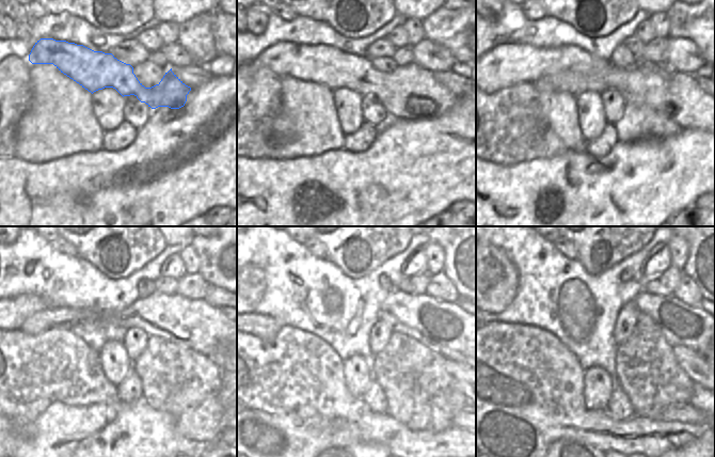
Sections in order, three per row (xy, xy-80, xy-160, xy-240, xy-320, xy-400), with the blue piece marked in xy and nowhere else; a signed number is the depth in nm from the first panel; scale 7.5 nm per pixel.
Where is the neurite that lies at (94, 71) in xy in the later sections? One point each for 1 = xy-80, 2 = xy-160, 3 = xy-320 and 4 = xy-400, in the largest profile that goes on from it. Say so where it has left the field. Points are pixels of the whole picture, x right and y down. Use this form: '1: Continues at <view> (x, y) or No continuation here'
1: Continues at xy-80 (411, 92)
2: Continues at xy-160 (506, 65)
3: No continuation here
4: No continuation here.

